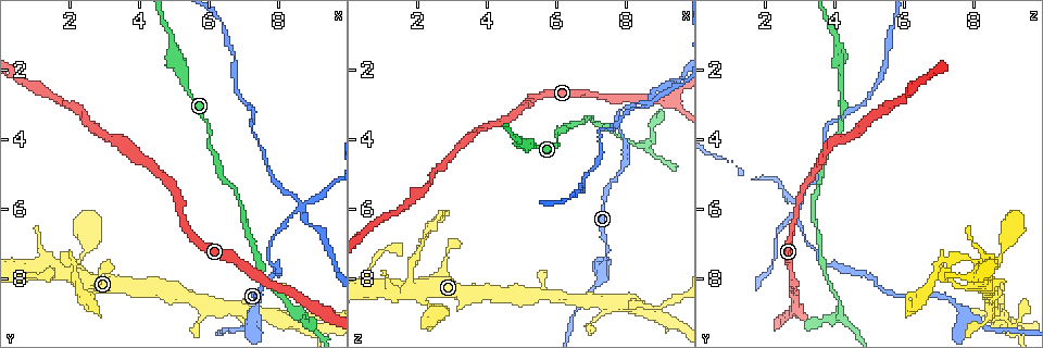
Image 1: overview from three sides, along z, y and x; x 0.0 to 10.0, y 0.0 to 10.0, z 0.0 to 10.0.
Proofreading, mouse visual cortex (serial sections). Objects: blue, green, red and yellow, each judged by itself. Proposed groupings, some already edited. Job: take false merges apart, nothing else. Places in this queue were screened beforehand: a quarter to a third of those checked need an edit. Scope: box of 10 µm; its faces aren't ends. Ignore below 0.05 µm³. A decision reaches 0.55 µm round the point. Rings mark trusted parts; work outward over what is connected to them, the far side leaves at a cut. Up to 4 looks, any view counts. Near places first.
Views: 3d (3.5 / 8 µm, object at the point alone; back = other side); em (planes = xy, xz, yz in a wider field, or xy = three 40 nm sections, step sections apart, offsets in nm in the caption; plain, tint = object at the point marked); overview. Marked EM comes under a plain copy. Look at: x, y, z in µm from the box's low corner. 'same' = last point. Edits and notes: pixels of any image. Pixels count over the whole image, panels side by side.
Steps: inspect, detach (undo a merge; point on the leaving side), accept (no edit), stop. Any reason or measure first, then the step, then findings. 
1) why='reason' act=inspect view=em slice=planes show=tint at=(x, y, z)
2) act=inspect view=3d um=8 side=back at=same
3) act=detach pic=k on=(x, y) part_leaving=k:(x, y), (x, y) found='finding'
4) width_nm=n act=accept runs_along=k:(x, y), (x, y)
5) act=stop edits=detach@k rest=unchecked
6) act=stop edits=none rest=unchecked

why='three-way junction' act=inspect view=3d um=3.5 at=(9.25, 8.95, 2.85)

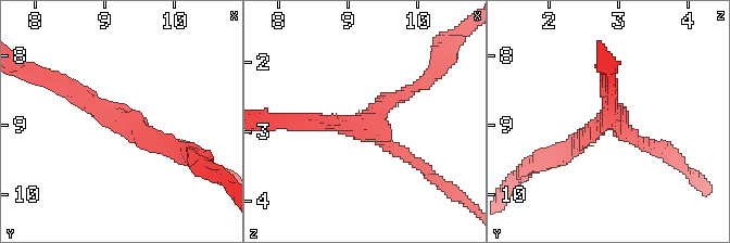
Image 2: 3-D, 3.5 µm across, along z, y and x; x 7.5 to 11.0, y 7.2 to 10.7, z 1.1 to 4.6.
act=inspect view=em slice=xy step=3 show=tint at=(9.25, 8.90, 2.90)

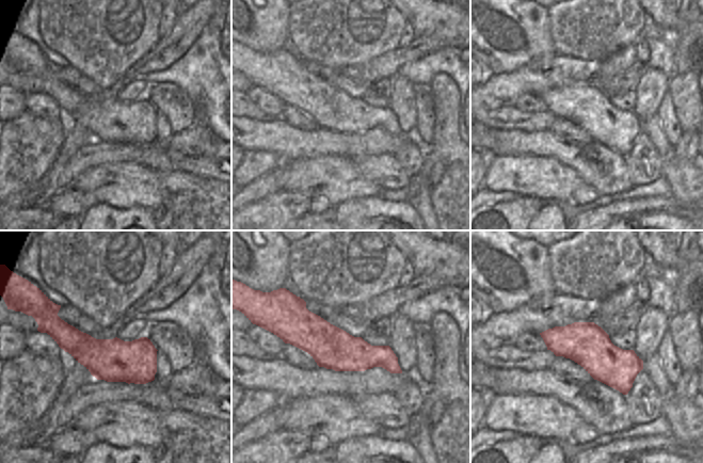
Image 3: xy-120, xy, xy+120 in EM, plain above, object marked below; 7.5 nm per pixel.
arms=3 act=accept runs_along=3:(283, 332), (309, 332), (398, 370) found='continuous, no second cell'

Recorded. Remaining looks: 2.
why='calibre changes' act=inspect view=3d um=3.5 at=(2.15, 7.60, 6.90)

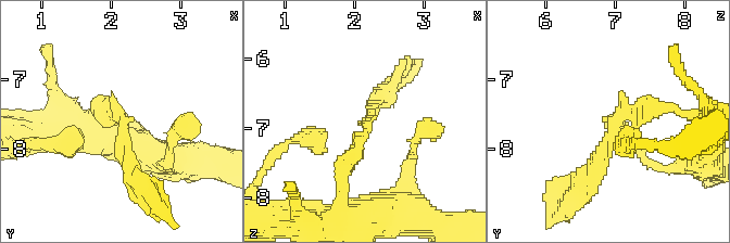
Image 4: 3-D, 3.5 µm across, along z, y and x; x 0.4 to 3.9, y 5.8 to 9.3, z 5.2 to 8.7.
arm_widths_nm=100,200 why='now the EM' act=inspect view=em slice=planes show=tint at=(2.20, 7.65, 7.00)

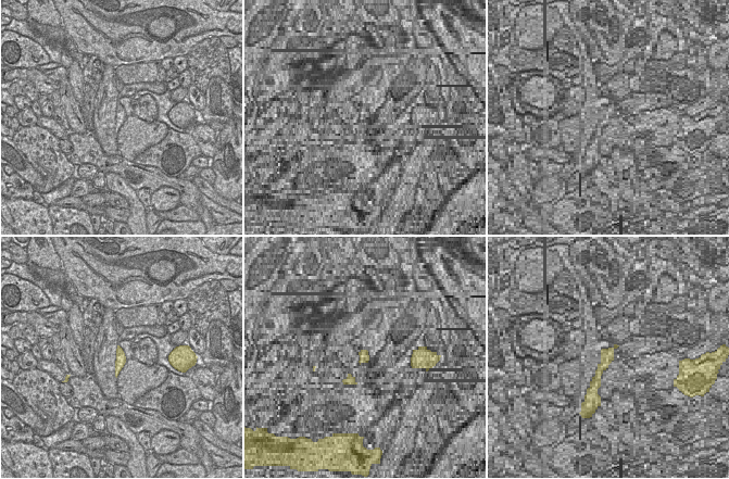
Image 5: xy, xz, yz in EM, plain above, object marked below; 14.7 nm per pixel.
act=detach pic=4 on=(607, 143) part_leaving=4:(630, 112), (614, 122), (580, 192) found='two cells meet here'

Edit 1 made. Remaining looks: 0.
act=stop edits=detach@4 rest=unchecked

